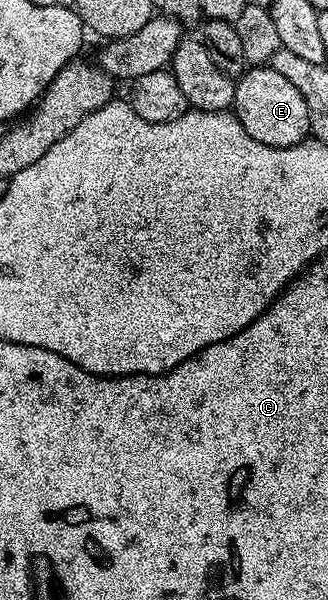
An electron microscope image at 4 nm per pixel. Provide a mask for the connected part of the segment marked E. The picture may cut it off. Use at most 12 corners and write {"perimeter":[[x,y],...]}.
{"perimeter":[[271,66],[236,80],[234,114],[258,142],[309,139],[297,87]]}

